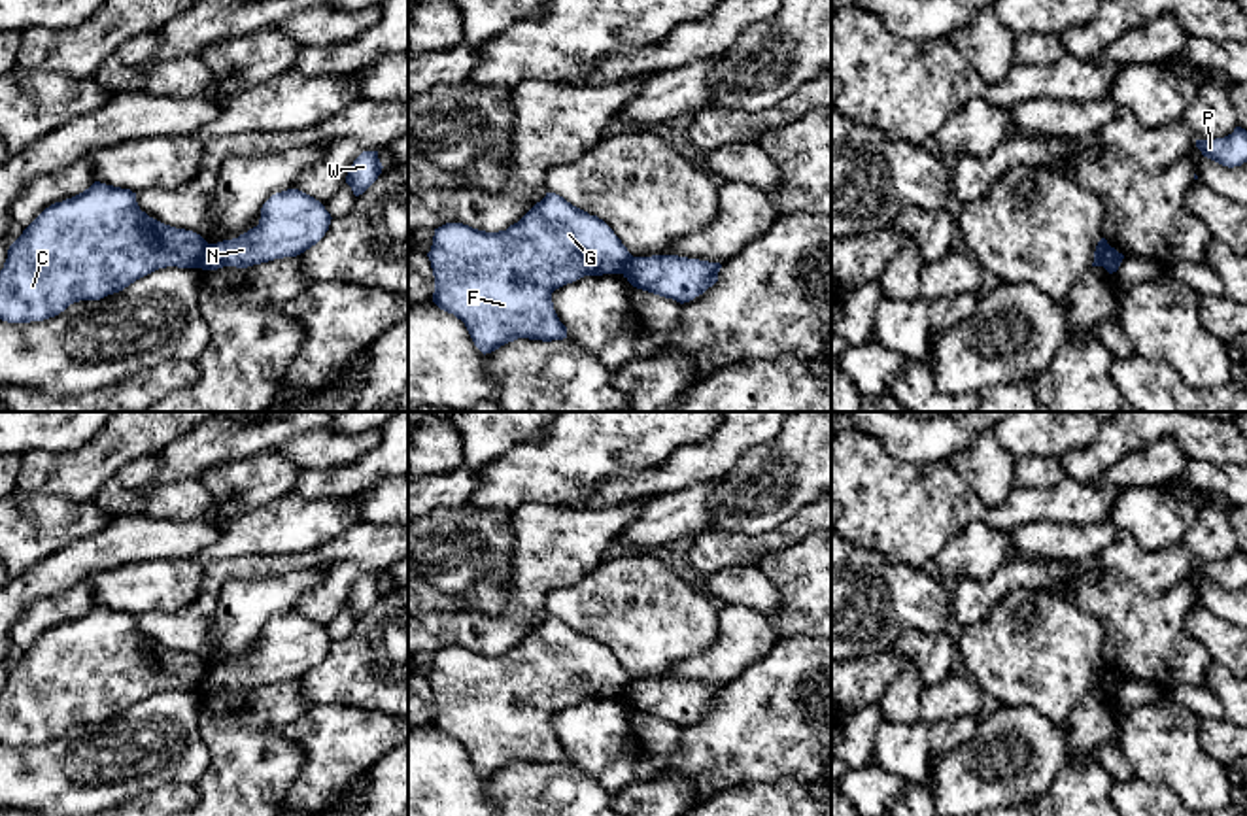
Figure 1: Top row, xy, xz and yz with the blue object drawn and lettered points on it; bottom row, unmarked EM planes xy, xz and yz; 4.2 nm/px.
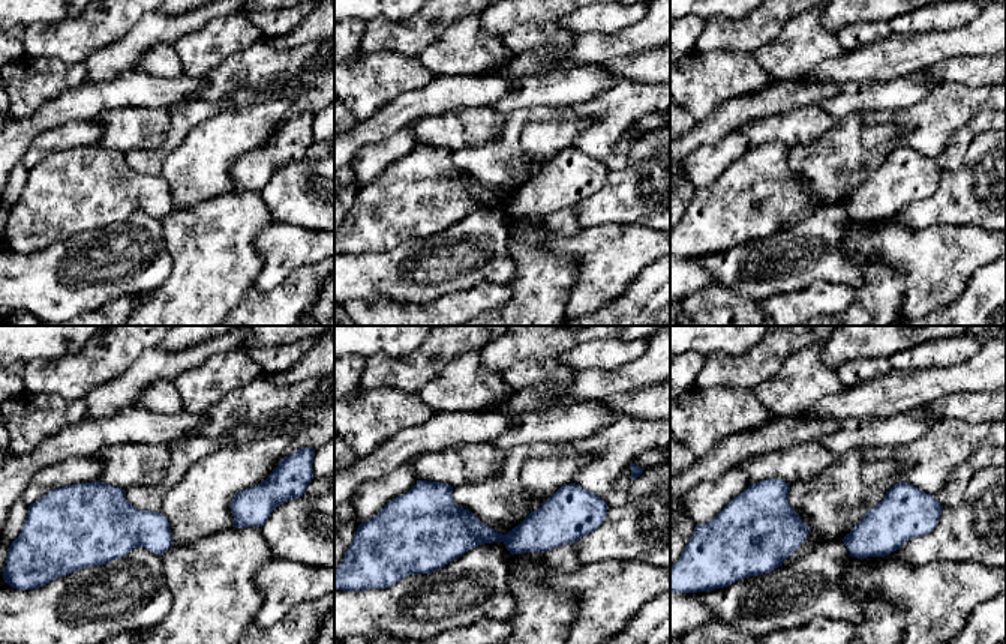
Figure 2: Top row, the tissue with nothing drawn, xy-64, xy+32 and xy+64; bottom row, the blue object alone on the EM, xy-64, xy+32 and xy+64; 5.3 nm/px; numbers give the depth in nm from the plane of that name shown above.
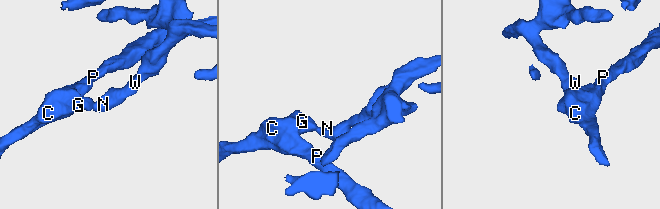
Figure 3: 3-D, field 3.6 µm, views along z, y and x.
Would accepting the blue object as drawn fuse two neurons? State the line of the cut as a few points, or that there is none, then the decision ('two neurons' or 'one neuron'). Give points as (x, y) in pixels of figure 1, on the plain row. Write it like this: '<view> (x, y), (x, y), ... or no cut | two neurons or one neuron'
xy (210, 667), (199, 690) | two neurons

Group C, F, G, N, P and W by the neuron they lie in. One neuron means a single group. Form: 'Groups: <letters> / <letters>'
Groups: C F G P / N W

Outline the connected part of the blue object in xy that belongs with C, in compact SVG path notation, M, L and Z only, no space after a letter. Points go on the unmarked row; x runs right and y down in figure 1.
M94 604L83 616L45 631L9 669L0 693L0 742L43 744L79 723L100 723L166 689L200 691L208 665L164 648L136 625L136 616Z

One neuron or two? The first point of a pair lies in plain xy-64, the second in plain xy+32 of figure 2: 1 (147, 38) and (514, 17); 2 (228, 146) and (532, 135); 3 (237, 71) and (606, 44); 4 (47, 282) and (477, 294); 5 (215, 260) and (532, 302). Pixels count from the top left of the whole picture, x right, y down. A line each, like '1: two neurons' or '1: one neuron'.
1: one neuron
2: one neuron
3: two neurons
4: two neurons
5: one neuron

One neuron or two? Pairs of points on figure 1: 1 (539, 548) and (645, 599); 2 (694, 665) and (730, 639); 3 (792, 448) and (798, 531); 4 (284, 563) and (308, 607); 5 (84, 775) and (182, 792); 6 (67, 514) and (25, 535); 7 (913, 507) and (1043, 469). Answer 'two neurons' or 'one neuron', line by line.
1: two neurons
2: one neuron
3: two neurons
4: one neuron
5: two neurons
6: one neuron
7: two neurons

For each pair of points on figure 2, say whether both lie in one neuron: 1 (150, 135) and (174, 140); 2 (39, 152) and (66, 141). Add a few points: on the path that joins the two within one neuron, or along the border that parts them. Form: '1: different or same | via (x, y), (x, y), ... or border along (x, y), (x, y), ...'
1: different | border along (171, 111), (167, 138), (156, 147), (132, 152)
2: same | via (45, 146), (50, 141), (60, 141)

